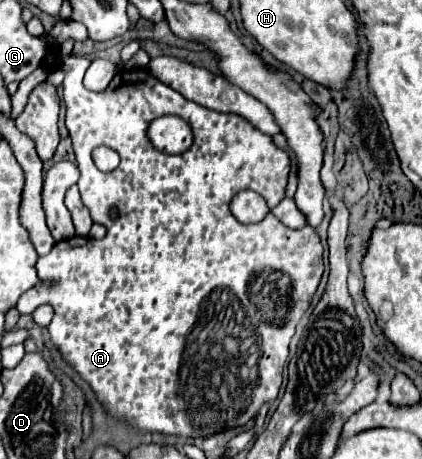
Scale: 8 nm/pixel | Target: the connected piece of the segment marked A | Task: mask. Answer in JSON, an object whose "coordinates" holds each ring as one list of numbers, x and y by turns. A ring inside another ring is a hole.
{"coordinates":[[69,55,69,57,59,57,59,63,65,63,65,67,67,67,67,75,63,81,63,101,67,105,65,125,69,129,69,137,73,141,77,165,81,171,77,185,79,185,83,203,91,211,93,221,105,225,107,235,101,241,89,239,89,237,71,237,71,239,55,243,55,247,49,255,39,257,39,261,37,261,39,283,33,289,29,289,25,295,21,295,21,299,17,301,19,313,33,313,39,305,49,303,55,309,55,317,49,323,49,333,51,333,53,343,59,345,67,363,71,363,79,371,79,375,91,383,93,391,97,393,97,399,105,405,105,409,111,415,115,415,119,419,127,419,129,423,133,423,141,431,157,431,157,433,165,433,165,435,185,435,185,437,205,437,205,435,219,433,223,429,245,425,247,421,251,421,255,417,261,403,273,401,277,397,277,393,281,389,281,381,283,381,283,365,285,365,287,355,289,355,289,341,295,333,299,319,309,309,313,295,317,291,319,279,323,275,323,261,321,261,323,247,321,247,319,235,315,233,313,227,303,227,303,229,295,231,295,229,285,227,275,215,267,215,257,225,243,225,229,211,229,203,231,203,233,195,243,191,243,189,257,191,267,201,269,207,275,207,279,201,283,201,289,171,291,171,289,153,285,149,277,147,273,143,271,135,263,135,261,131,257,131,245,117,233,115,233,113,217,113,217,111,205,109,193,101,187,101,183,95,179,95,177,91,173,91,171,87,165,87,165,83,155,79,147,67,131,67,131,69,123,67,115,73,115,77,111,79,111,83,105,91,93,93,93,91,85,89,81,83,83,75,91,63,89,59],[161,115,179,115,181,119,185,119,193,127,195,141,185,153,167,155,167,153,157,151,153,147,153,143,149,141,147,127,151,125,153,119,157,119],[95,143,111,147,119,153,121,163,115,171,103,173,95,167,95,163,91,163,91,151,93,151],[111,207,117,207,115,219,111,217]]}

